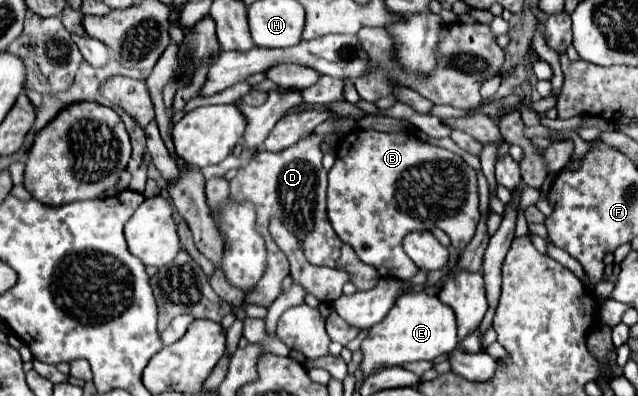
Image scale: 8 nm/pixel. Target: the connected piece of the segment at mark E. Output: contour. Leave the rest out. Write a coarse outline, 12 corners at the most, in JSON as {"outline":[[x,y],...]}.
{"outline":[[402,294],[362,342],[362,372],[458,346],[436,294]]}

